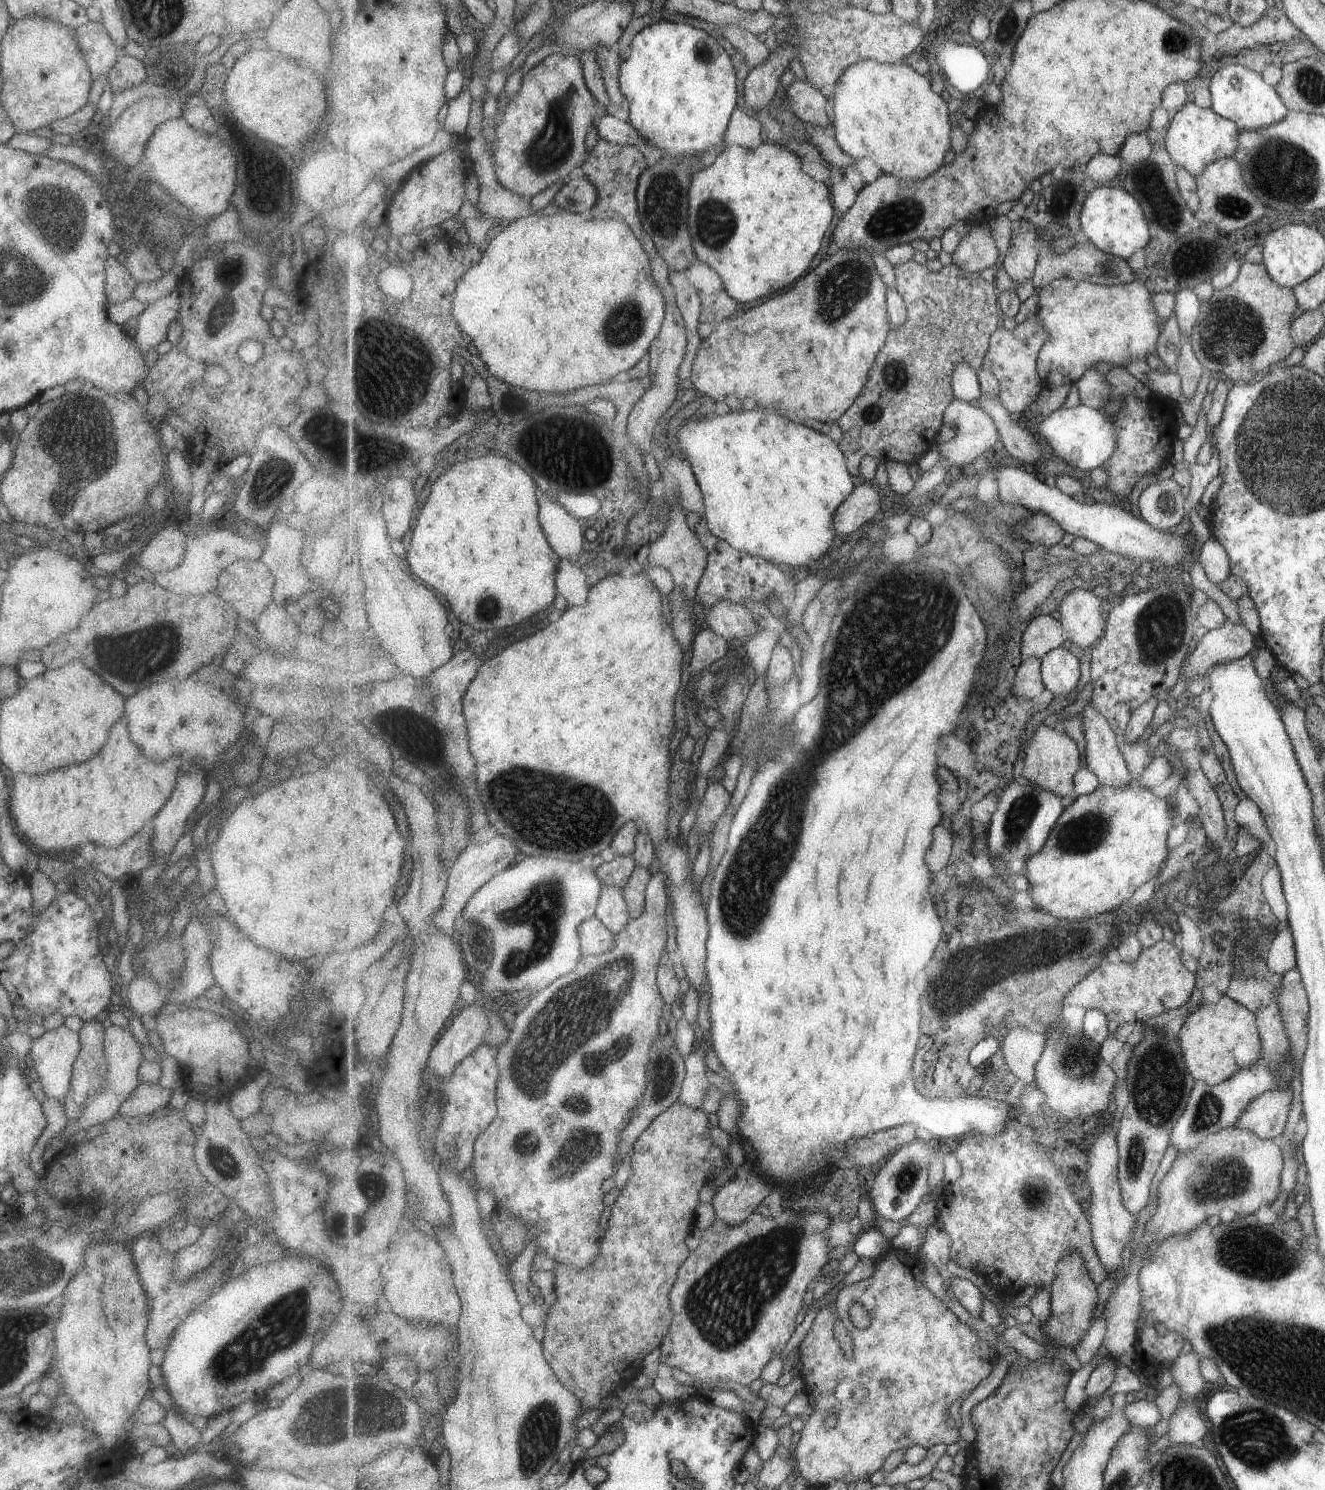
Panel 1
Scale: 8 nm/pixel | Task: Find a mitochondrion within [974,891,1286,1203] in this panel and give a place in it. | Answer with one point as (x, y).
(1158, 1084)

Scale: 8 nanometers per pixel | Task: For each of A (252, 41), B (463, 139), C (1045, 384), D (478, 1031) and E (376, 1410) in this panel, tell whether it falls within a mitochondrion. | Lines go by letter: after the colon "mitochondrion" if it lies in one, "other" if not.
A: other
B: other
C: other
D: other
E: mitochondrion

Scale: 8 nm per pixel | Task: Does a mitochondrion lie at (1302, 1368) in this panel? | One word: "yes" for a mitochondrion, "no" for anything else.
yes

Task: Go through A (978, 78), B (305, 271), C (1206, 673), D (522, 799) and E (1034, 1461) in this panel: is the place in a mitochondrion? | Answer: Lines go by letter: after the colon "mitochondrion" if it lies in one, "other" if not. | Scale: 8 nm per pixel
A: other
B: other
C: other
D: mitochondrion
E: other

